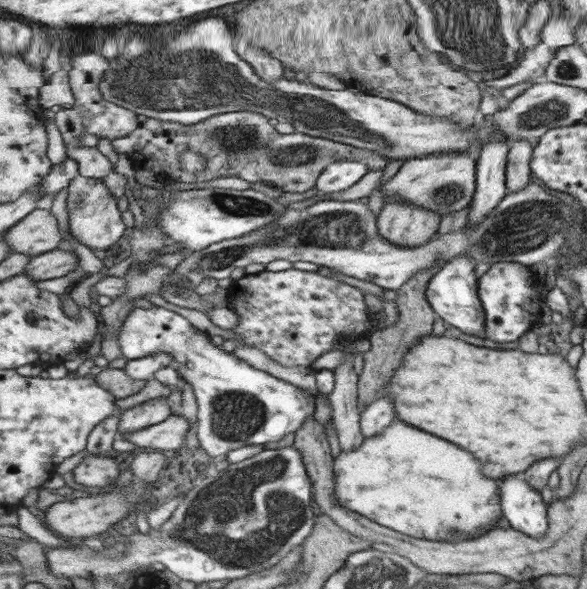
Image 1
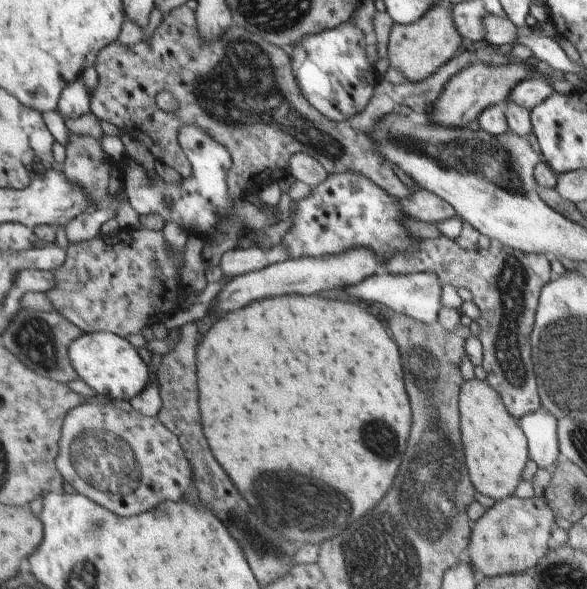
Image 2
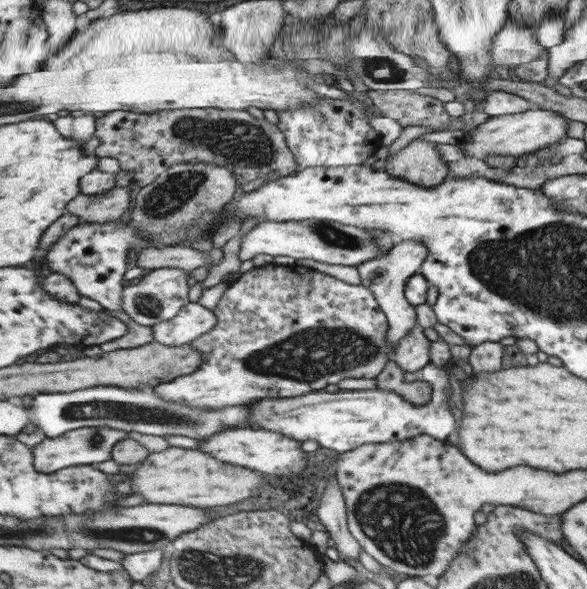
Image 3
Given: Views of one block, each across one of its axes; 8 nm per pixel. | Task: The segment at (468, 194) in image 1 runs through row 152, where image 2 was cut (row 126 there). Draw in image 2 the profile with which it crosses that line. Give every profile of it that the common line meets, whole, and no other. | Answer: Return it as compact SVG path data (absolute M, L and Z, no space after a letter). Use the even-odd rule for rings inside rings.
M476 61L474 64L455 74L439 93L429 110L430 123L441 127L464 127L480 118L485 108L494 105L504 105L514 85L522 79L537 76L536 66L526 63L507 64L502 66L487 66Z

